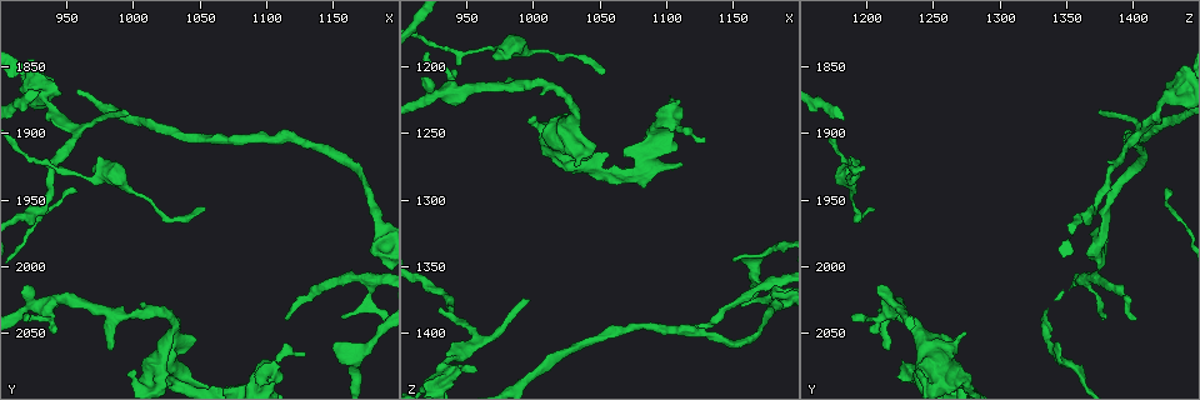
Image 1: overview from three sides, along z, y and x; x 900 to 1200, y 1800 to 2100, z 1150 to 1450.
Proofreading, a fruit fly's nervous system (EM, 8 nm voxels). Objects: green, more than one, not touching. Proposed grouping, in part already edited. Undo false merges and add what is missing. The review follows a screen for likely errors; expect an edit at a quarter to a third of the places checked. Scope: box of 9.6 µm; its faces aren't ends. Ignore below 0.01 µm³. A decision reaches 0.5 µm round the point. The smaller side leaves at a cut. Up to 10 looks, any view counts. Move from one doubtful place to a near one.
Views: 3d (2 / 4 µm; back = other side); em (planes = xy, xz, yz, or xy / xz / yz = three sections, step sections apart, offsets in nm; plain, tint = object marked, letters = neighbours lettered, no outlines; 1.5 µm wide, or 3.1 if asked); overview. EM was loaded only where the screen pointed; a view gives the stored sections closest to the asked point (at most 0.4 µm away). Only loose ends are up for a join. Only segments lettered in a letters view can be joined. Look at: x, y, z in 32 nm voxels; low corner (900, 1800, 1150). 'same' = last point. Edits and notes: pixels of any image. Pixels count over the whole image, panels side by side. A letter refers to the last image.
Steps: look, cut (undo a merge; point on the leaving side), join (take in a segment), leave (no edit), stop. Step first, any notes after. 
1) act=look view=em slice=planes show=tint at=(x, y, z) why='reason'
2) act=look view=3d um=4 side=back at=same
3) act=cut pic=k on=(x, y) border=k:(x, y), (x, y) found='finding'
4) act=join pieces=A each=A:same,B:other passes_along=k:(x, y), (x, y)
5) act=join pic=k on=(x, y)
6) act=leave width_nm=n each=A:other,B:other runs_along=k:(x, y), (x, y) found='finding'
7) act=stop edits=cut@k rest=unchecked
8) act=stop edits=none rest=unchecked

act=look view=em slice=planes show=letters at=(1000, 1944, 1190) why='sudden change in width'

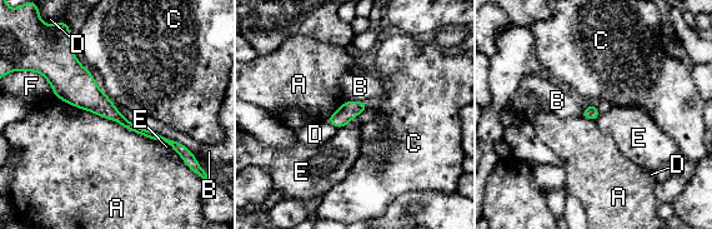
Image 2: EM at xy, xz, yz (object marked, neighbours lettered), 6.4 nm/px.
act=leave longest_contact=A:700nm each=A:other,B:other,C:other,D:other,E:other,F:other found='one neuron here'

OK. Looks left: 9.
act=look view=em slice=planes show=tint at=(1130, 2066, 1254) why='branch stops here'

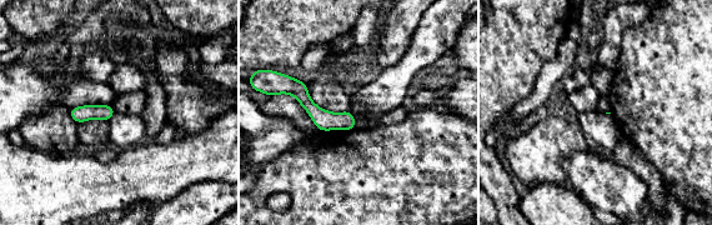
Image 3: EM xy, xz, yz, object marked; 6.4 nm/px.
act=look view=em slice=planes show=letters at=same why='see the neighbours'

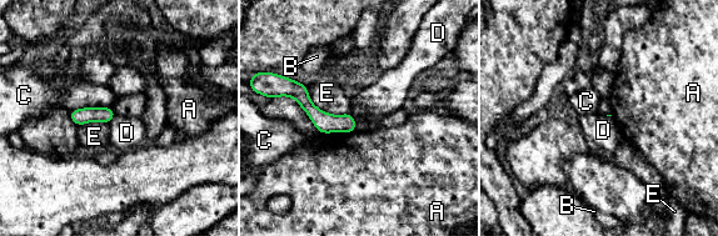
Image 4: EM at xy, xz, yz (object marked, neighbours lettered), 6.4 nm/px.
act=leave each=A:other,B:other,C:other,D:other,E:other runs_along=4:(293, 84), (324, 122), (353, 127) found='no lettered segment goes on from it'

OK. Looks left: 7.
act=look view=3d um=4 at=(1114, 2038, 1402) why='free end'

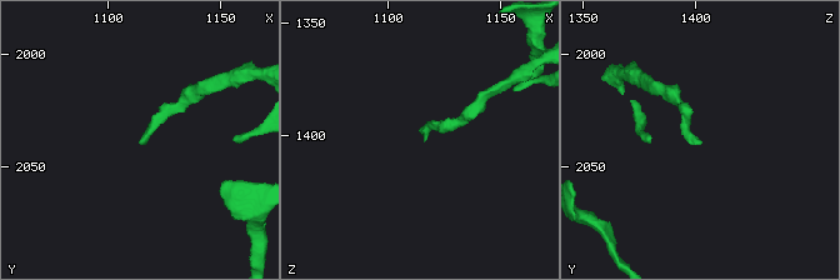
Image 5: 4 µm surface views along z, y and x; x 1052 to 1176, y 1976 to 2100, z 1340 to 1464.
act=look view=em slice=yz step=4 show=letters at=(1116, 2039, 1403)

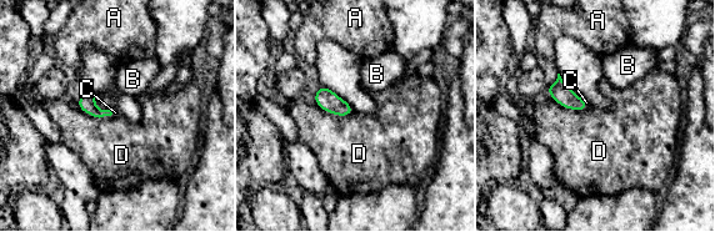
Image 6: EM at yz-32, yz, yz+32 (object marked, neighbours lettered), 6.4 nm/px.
act=join pieces=C longest_contact=D:300nm each=A:other,B:other,C:same,D:other passes_along=6:(86, 102), (106, 115), (115, 112) found='it goes on there'

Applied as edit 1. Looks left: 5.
act=look view=overview why='see it whole again'

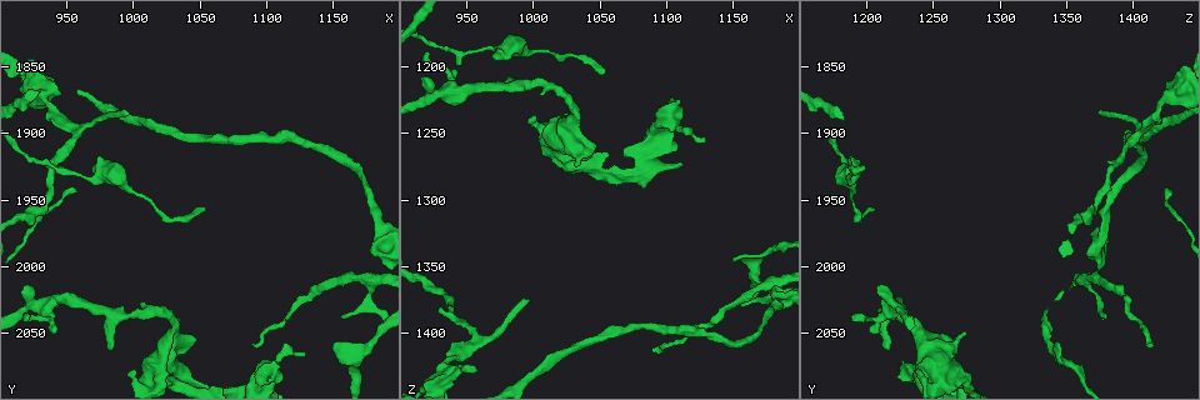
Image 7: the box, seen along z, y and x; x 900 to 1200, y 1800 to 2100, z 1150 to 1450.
act=look view=em slice=xz step=8 show=letters at=(996, 1886, 1374) why='free end'

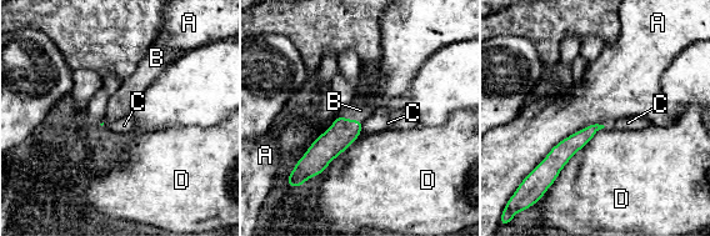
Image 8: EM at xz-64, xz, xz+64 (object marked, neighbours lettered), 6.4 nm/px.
act=join pieces=B longest_contact=A:550nm each=A:other,B:same,C:other,D:other passes_along=8:(339, 136), (351, 120), (360, 110) found='it goes on there'

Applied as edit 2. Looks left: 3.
act=stop edits=join@6,join@8 rest=unchecked

